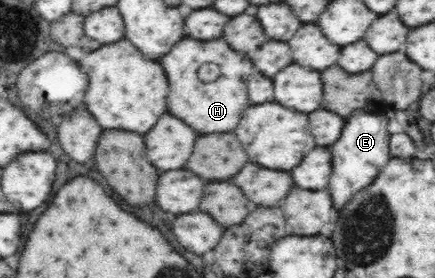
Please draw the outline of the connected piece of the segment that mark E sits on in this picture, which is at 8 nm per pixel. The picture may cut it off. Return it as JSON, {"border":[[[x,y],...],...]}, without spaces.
{"border":[[[357,110],[347,120],[341,138],[329,148],[331,154],[333,154],[333,176],[328,182],[328,188],[333,200],[333,206],[337,210],[341,210],[351,200],[353,194],[367,188],[367,184],[375,178],[377,168],[381,170],[389,162],[391,154],[389,154],[387,122],[389,120],[385,116],[375,116],[375,114]]]}

